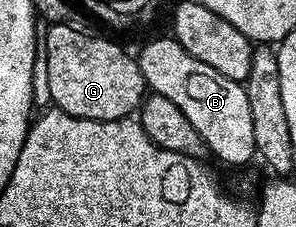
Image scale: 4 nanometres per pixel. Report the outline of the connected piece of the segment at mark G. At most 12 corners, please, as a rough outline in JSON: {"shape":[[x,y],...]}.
{"shape":[[58,26],[47,51],[59,109],[139,119],[154,94],[143,61]]}

